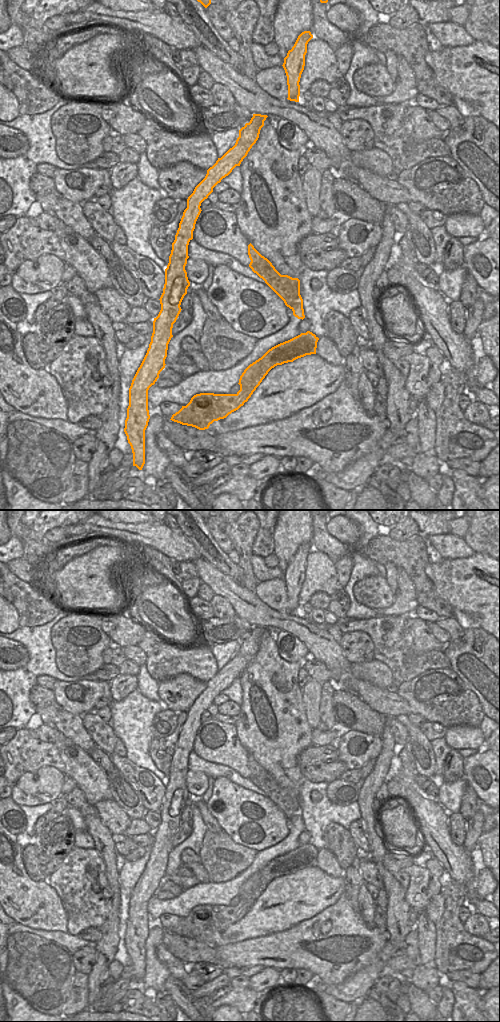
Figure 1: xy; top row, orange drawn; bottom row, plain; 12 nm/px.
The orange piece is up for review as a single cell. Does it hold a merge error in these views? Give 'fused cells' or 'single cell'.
fused cells

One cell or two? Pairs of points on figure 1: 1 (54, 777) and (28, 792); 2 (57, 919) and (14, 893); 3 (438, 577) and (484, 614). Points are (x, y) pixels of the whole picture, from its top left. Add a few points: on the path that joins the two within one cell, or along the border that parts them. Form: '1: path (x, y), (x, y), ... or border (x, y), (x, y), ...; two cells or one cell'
1: path (48, 781), (43, 786), (34, 789); one cell
2: path (46, 912), (34, 904), (25, 901); one cell
3: path (449, 579), (473, 603); one cell

